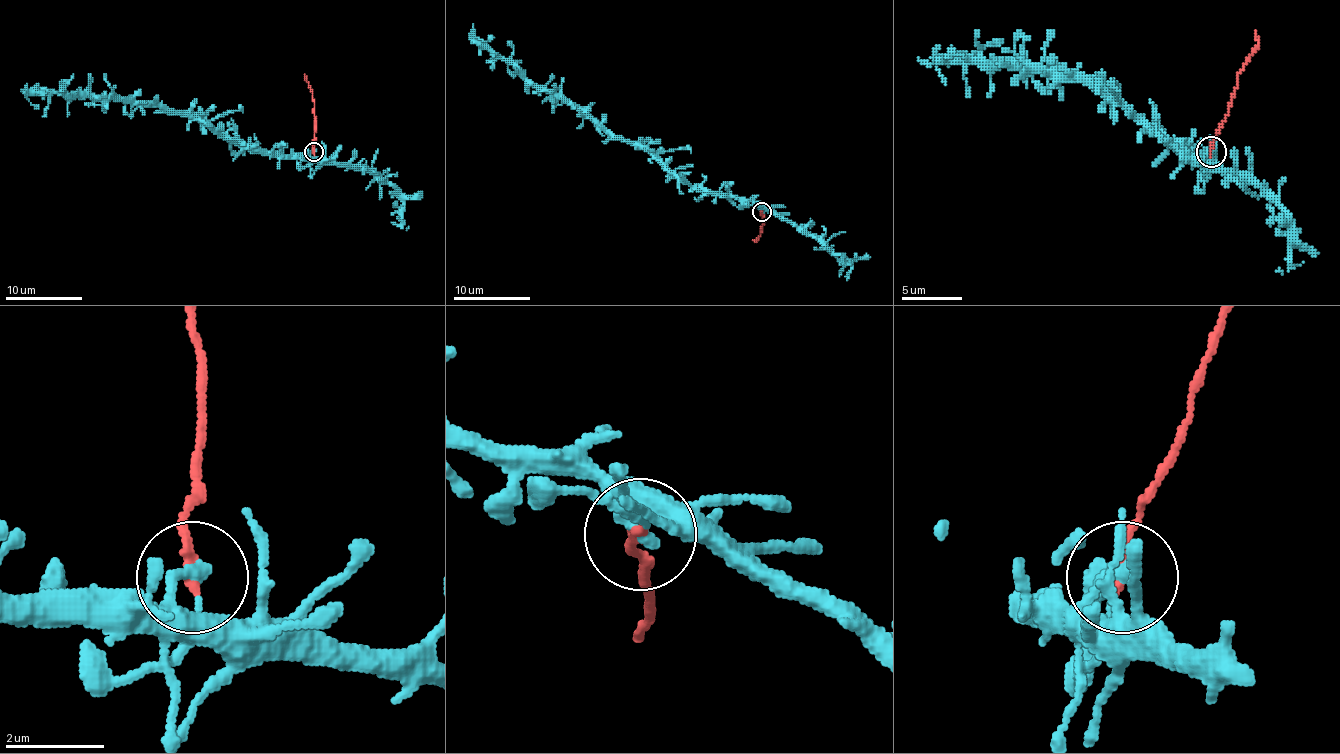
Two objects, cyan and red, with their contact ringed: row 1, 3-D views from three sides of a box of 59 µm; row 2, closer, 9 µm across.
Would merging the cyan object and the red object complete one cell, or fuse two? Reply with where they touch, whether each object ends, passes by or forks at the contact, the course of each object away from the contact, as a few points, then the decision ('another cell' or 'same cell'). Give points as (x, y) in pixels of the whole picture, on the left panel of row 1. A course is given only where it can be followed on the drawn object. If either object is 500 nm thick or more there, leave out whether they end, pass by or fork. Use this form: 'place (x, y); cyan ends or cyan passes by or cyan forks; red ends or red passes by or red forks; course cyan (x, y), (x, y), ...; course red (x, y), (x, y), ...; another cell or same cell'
place (314, 152); cyan ends; red ends; course cyan (314, 151), (272, 155), (248, 149), (198, 120), (123, 99), (31, 93), (27, 99), (38, 109); course red (314, 151), (314, 99), (304, 74); another cell

